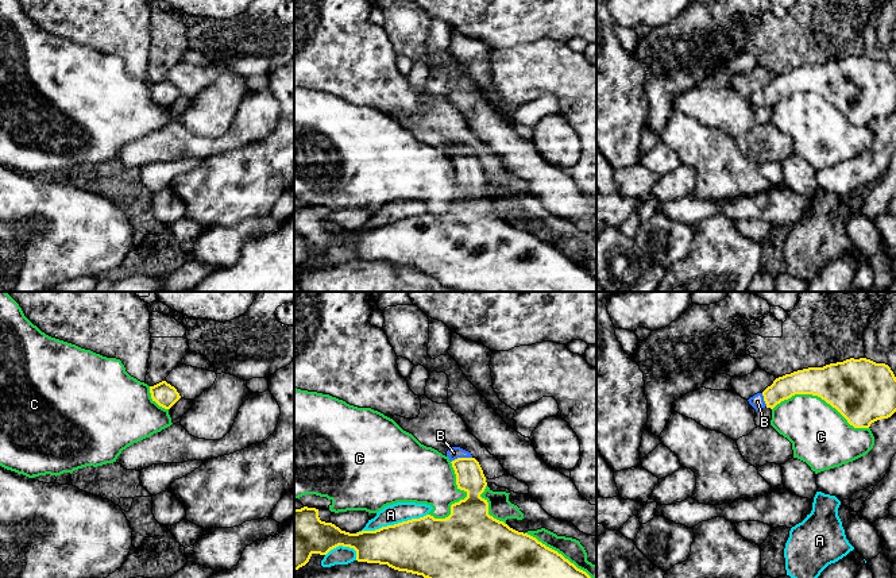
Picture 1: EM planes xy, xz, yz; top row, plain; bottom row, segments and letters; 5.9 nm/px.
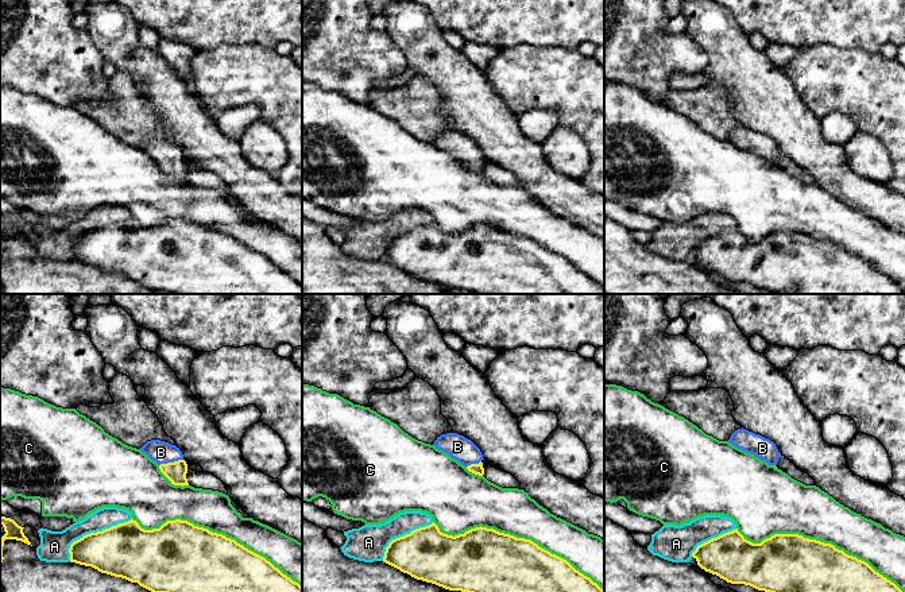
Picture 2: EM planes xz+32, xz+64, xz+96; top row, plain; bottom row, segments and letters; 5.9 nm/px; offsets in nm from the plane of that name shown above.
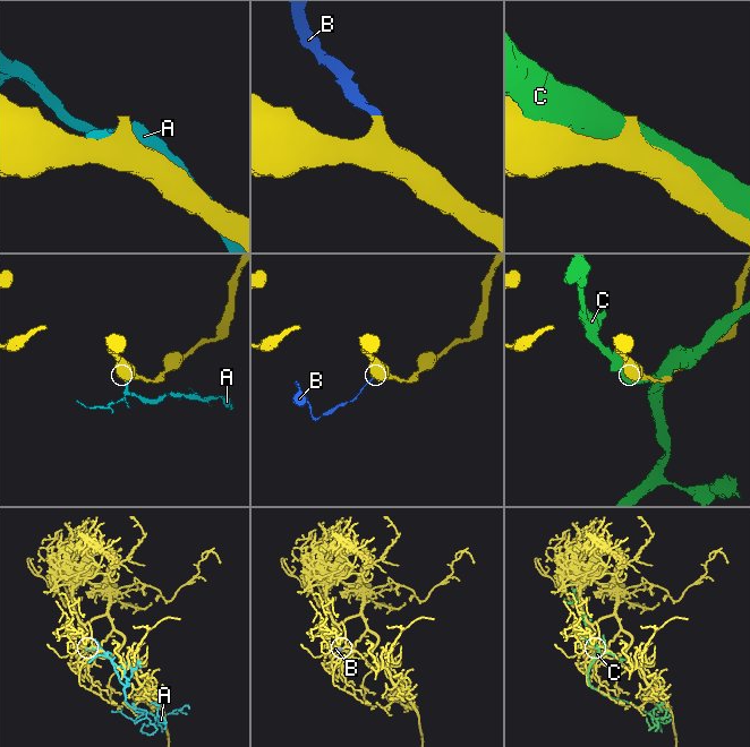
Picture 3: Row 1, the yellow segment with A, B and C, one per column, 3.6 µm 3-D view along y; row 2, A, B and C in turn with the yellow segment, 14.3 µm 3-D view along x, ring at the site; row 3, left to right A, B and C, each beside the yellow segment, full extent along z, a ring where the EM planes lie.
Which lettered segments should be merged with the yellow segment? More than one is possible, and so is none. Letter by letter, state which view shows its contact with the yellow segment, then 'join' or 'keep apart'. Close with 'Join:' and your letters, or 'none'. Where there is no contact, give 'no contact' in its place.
A: contact in xz; keep apart
B: contact in xz; join
C: contact in yz; keep apart
Join: B

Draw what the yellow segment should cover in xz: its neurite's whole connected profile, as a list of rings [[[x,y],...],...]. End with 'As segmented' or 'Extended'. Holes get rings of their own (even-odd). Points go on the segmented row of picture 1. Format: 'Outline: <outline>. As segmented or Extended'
Outline: [[[452,447],[447,451],[456,474],[457,489],[464,490],[467,497],[451,505],[451,515],[445,519],[435,519],[426,515],[375,531],[349,533],[332,523],[321,521],[318,509],[304,506],[294,509],[294,571],[305,566],[313,554],[327,555],[331,550],[343,546],[356,551],[358,562],[387,564],[389,567],[406,571],[424,578],[591,578],[578,569],[557,551],[547,547],[536,537],[510,528],[488,515],[488,502],[482,498],[487,482],[479,462],[471,452]]]. Extended

